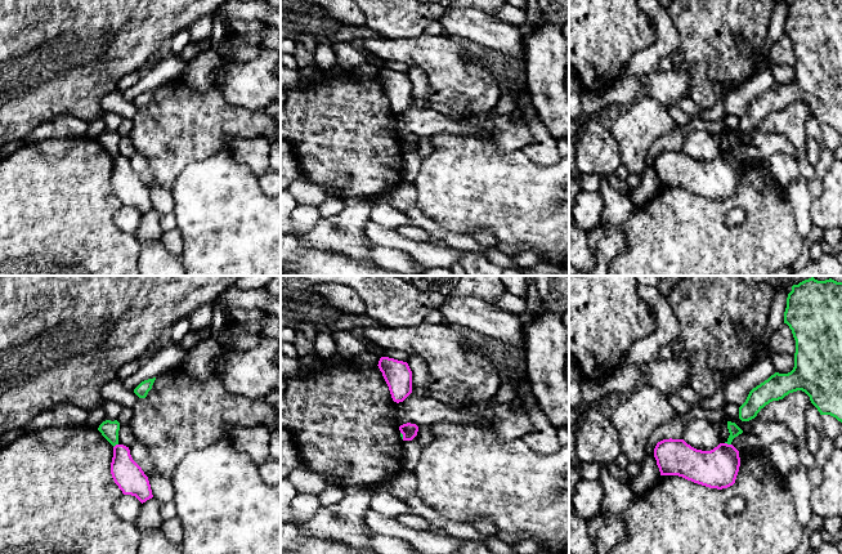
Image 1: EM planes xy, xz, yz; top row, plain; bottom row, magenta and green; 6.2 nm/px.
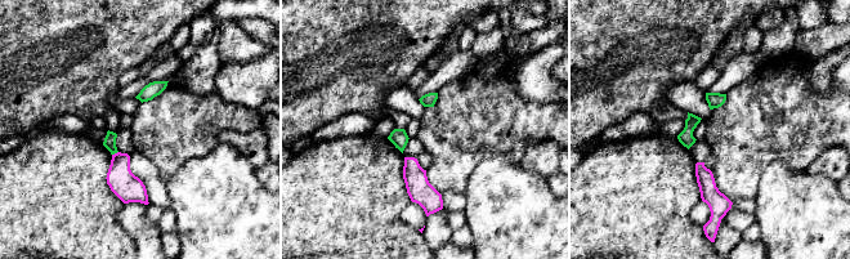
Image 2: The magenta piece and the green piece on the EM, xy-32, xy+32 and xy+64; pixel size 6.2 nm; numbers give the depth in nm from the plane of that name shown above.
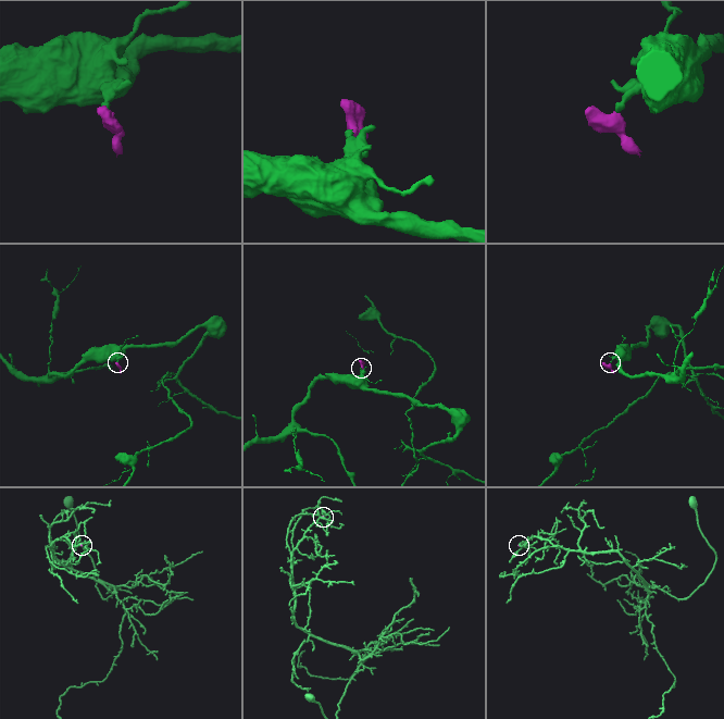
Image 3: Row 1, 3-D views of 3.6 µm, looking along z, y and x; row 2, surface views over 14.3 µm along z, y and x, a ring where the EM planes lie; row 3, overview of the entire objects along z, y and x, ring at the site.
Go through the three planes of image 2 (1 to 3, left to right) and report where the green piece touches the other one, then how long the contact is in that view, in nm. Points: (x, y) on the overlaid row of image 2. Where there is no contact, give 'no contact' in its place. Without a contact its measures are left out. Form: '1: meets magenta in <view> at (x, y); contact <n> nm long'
1: meets magenta in xy-32 at (115, 153); contact 50 nm long
2: no contact
3: no contact

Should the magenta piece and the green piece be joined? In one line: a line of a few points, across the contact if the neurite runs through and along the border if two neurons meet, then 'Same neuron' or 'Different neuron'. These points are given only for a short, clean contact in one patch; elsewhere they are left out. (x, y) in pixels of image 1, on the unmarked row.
Line: yz (725, 153), (730, 156). Different neuron

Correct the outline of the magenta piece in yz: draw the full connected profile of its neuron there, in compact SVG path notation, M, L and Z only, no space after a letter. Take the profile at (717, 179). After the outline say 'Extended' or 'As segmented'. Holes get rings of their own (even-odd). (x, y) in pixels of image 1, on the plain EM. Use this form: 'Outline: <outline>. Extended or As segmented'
Outline: M663 151L654 160L660 187L678 187L709 200L727 200L735 195L739 162L720 155L711 162L691 158L684 151Z. As segmented

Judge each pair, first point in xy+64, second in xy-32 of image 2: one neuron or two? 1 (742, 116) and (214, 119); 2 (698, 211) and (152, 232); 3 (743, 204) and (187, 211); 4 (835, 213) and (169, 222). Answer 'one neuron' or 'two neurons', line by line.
1: one neuron
2: one neuron
3: two neurons
4: two neurons

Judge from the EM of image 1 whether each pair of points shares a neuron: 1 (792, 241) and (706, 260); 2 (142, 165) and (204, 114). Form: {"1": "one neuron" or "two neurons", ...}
{"1": "one neuron", "2": "two neurons"}

